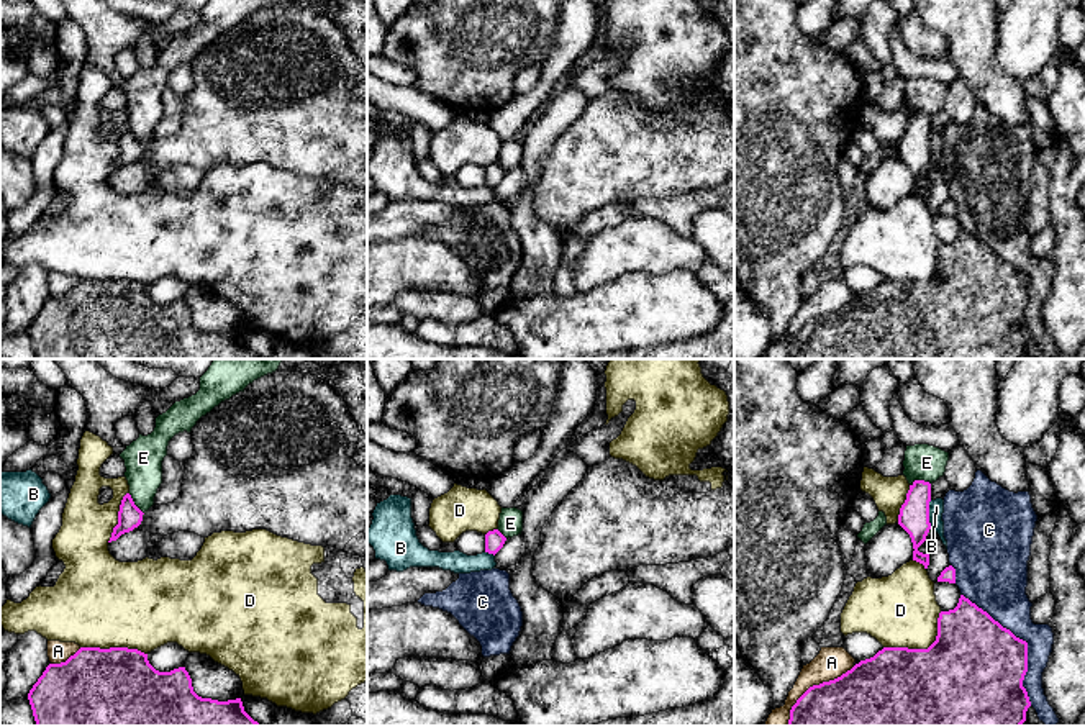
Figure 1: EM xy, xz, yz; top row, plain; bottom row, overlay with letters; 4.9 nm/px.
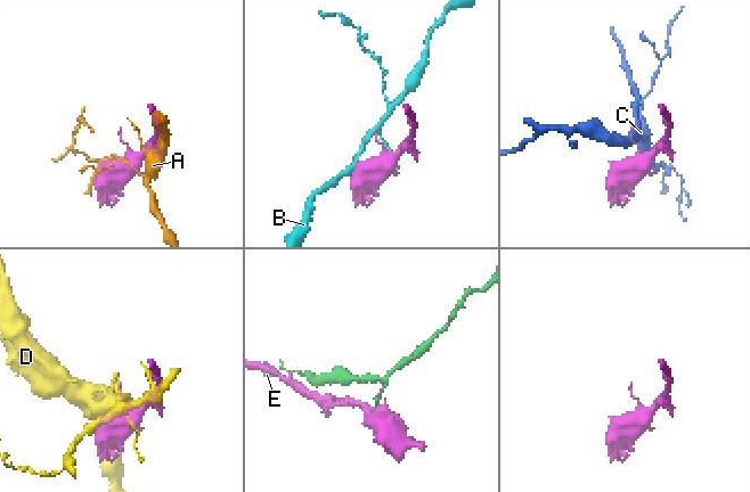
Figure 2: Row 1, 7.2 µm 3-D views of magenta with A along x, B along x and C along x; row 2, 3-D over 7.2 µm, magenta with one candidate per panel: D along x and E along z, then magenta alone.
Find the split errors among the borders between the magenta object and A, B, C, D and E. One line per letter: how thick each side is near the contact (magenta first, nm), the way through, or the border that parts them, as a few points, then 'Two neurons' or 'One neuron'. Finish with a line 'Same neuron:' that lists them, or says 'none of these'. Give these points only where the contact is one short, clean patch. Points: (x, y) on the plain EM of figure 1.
A: Thickness 460 nm (magenta) against 160 nm. Two neurons
B: Thickness 150 nm (magenta) against 80 nm. Two neurons
C: Thickness 440 nm (magenta) against 220 nm. Two neurons
D: Thickness 500 nm (magenta) against 360 nm. Two neurons
E: Thickness 150 nm (magenta) against 180 nm. Boundary: yz (930, 117), (915, 113), (910, 118). Two neurons
Same neuron: none of these

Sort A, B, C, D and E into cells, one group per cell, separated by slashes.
A / B / C / D / E

